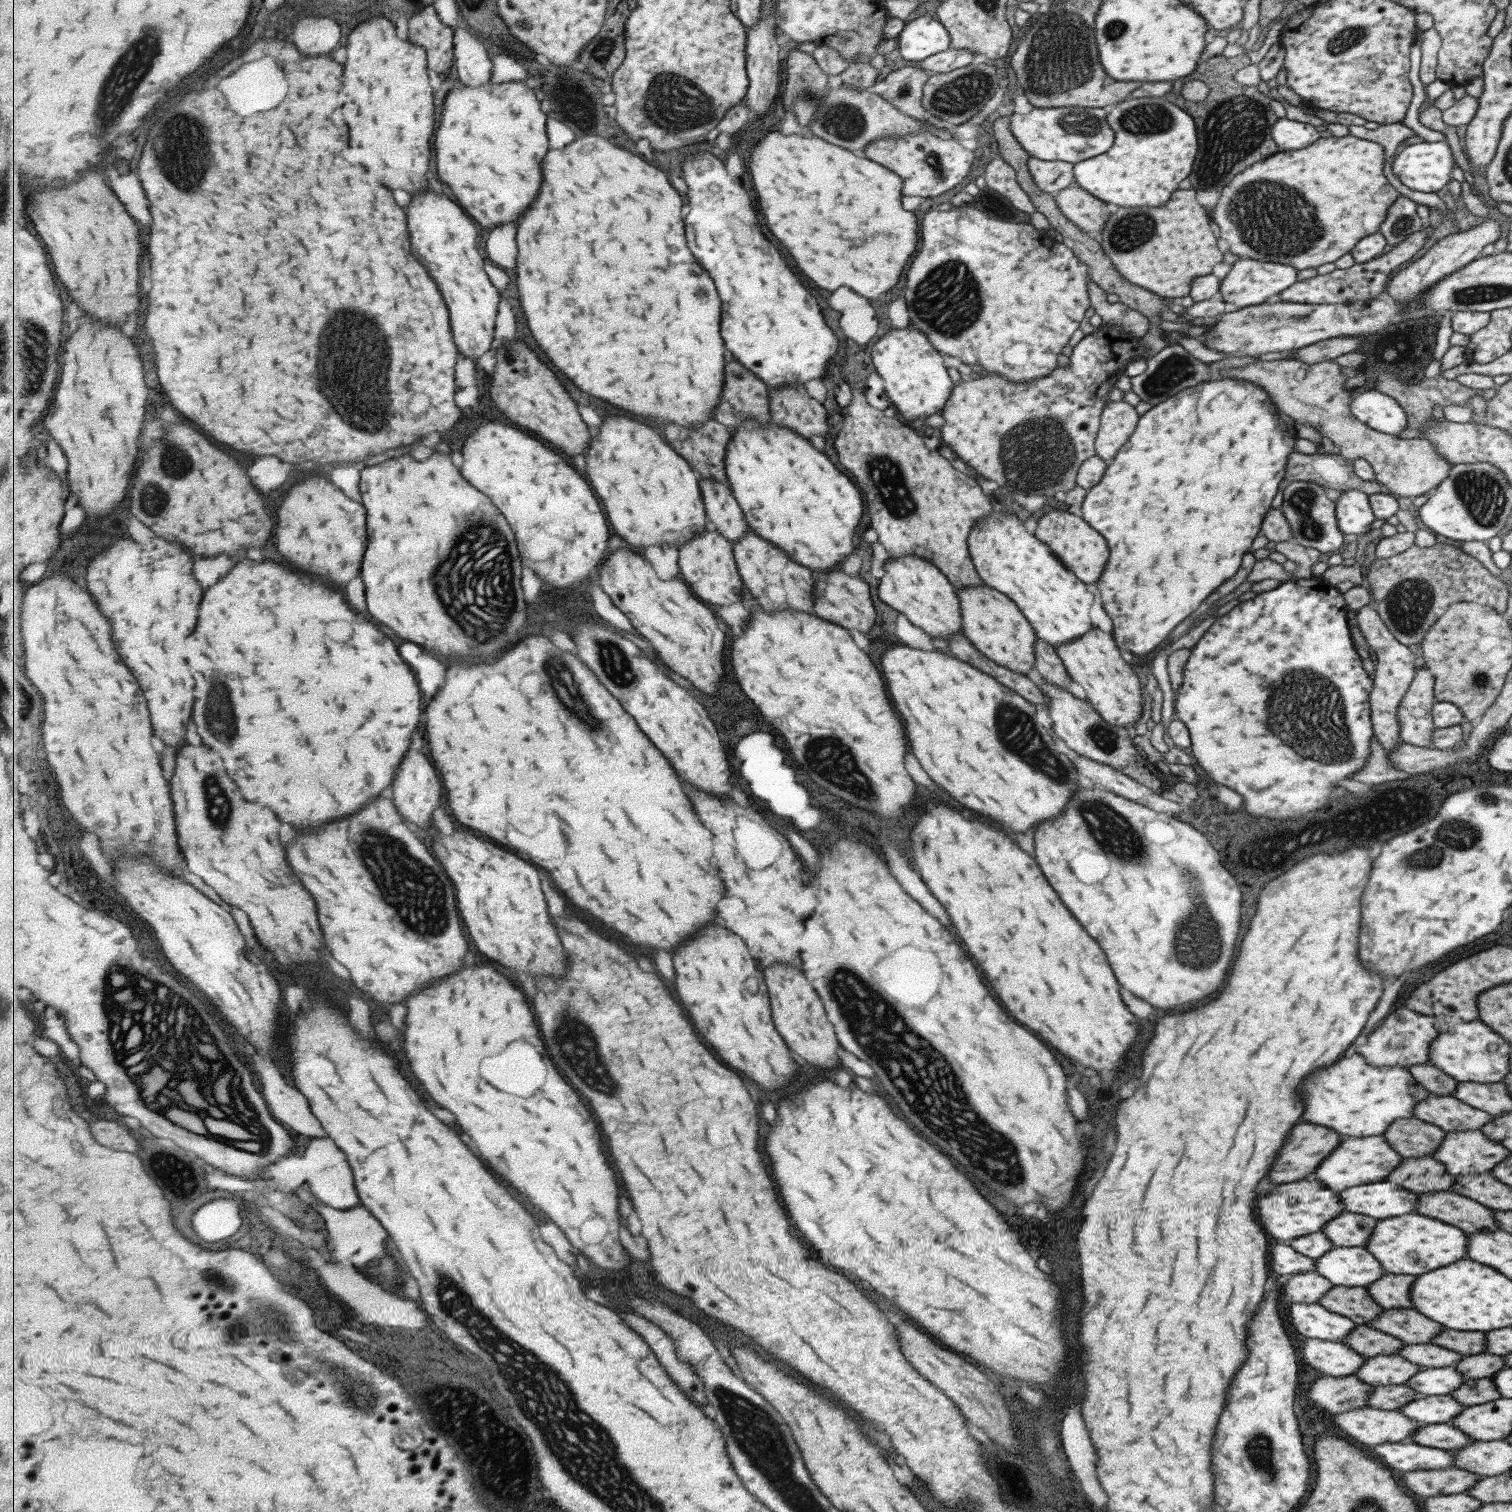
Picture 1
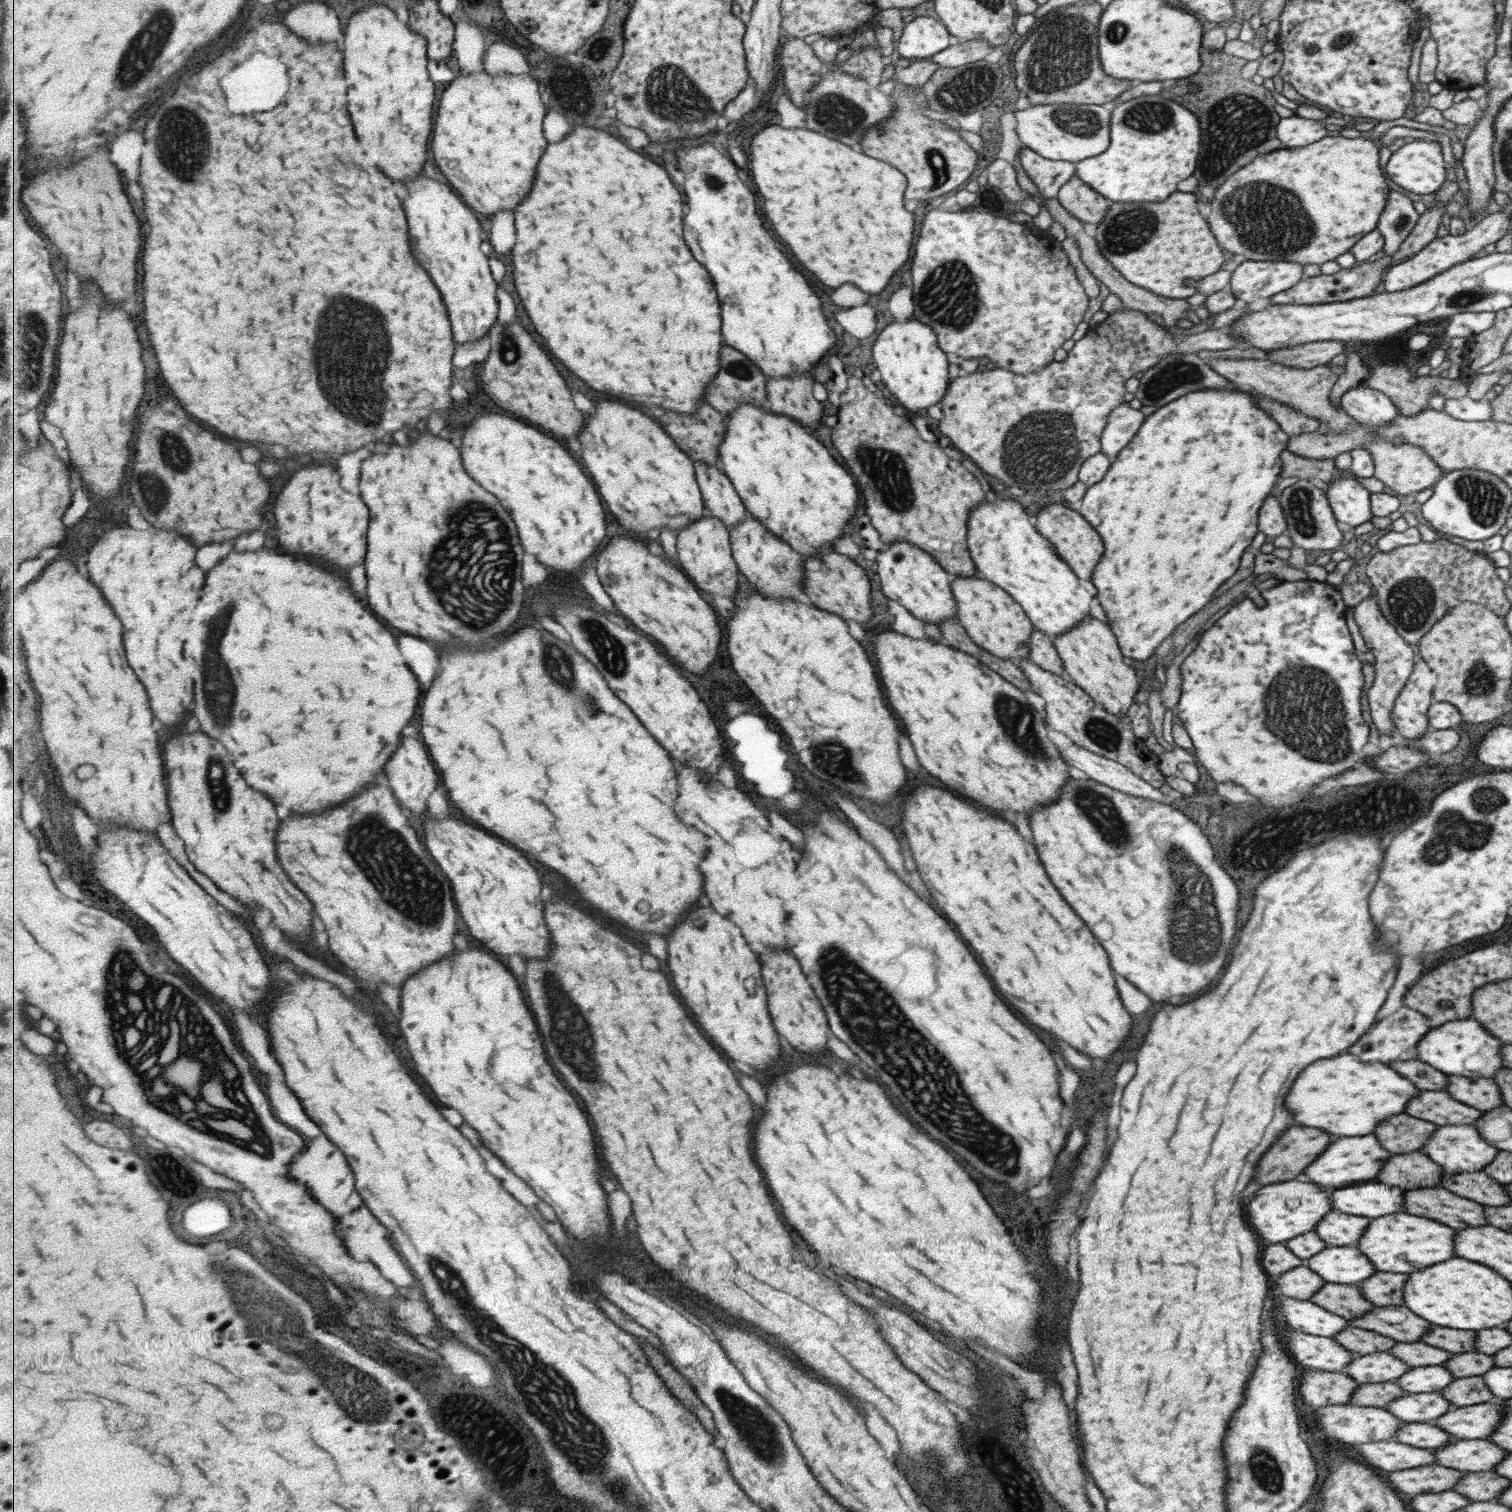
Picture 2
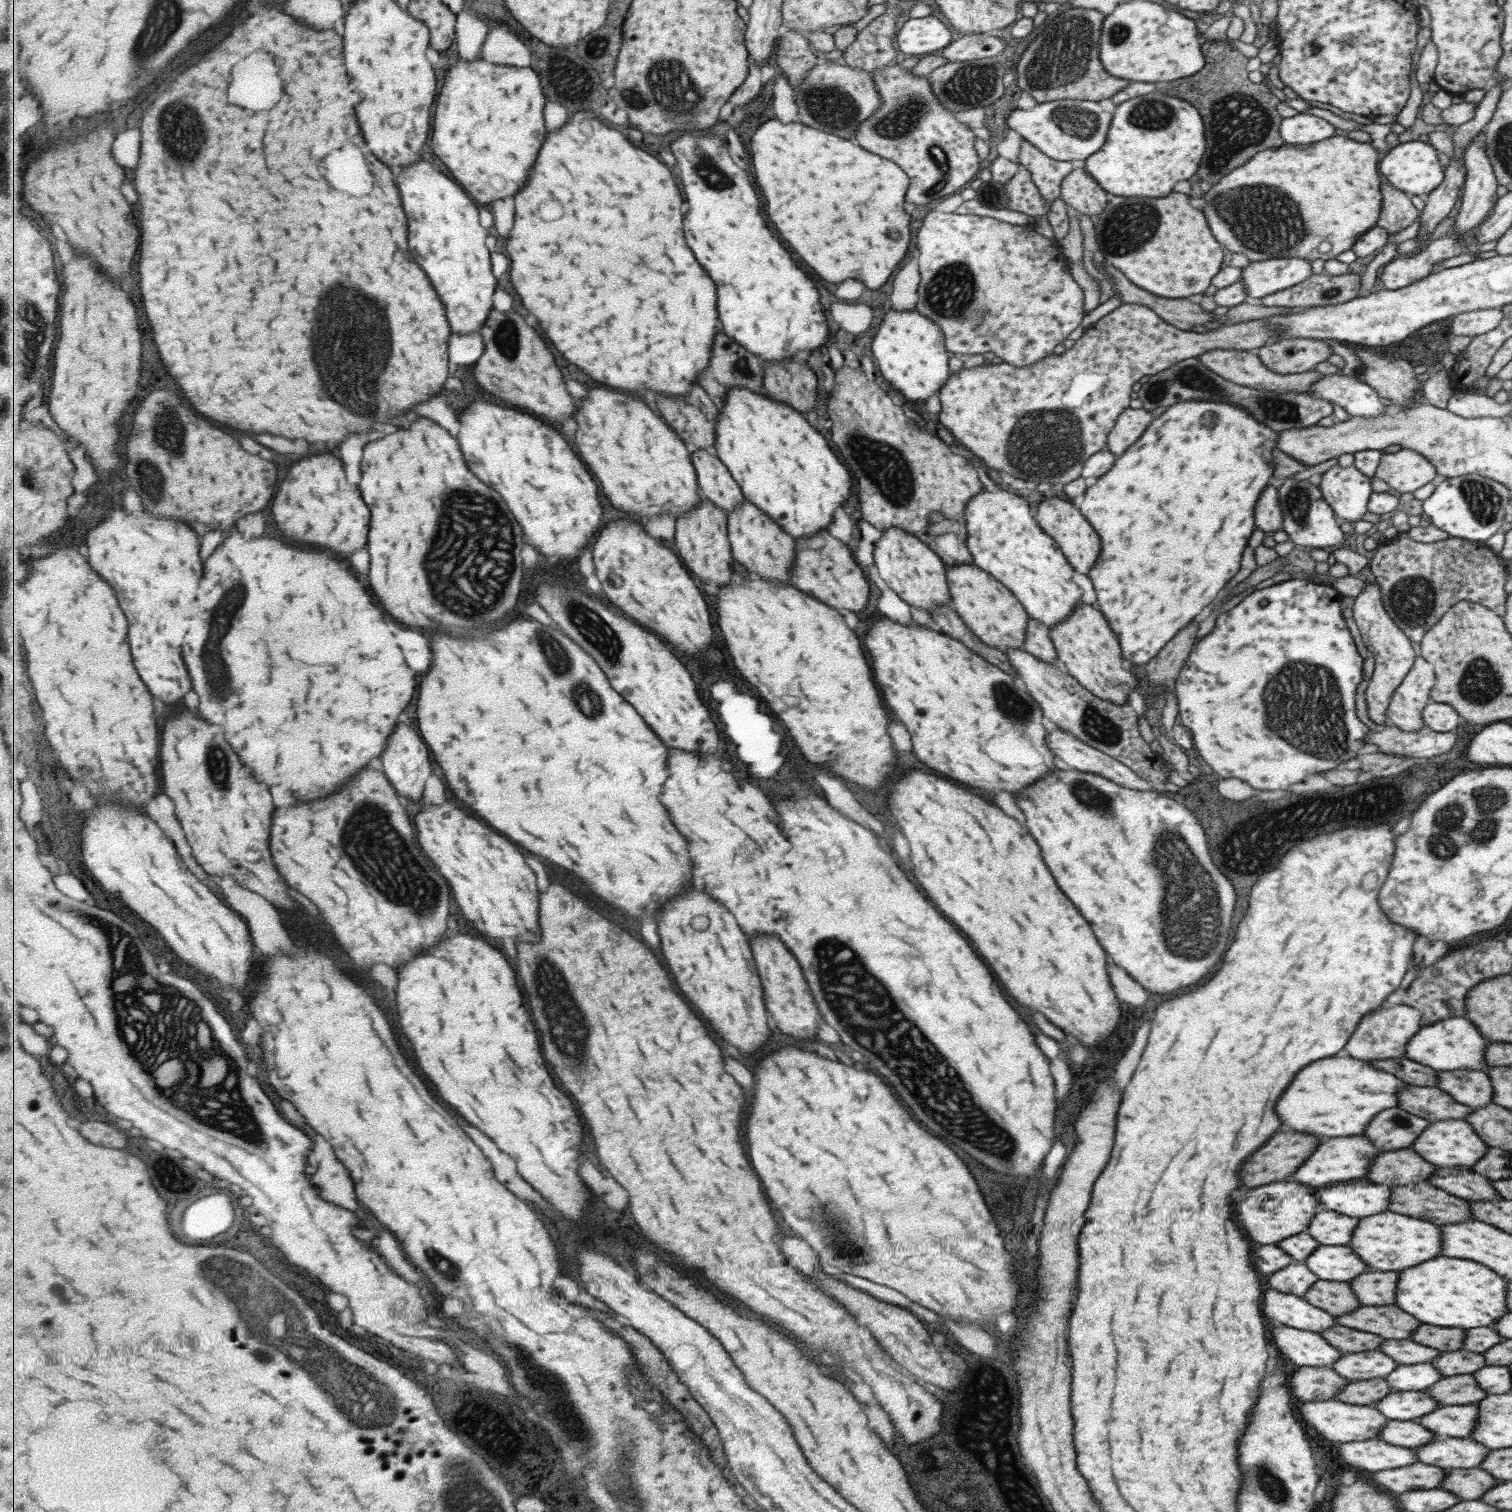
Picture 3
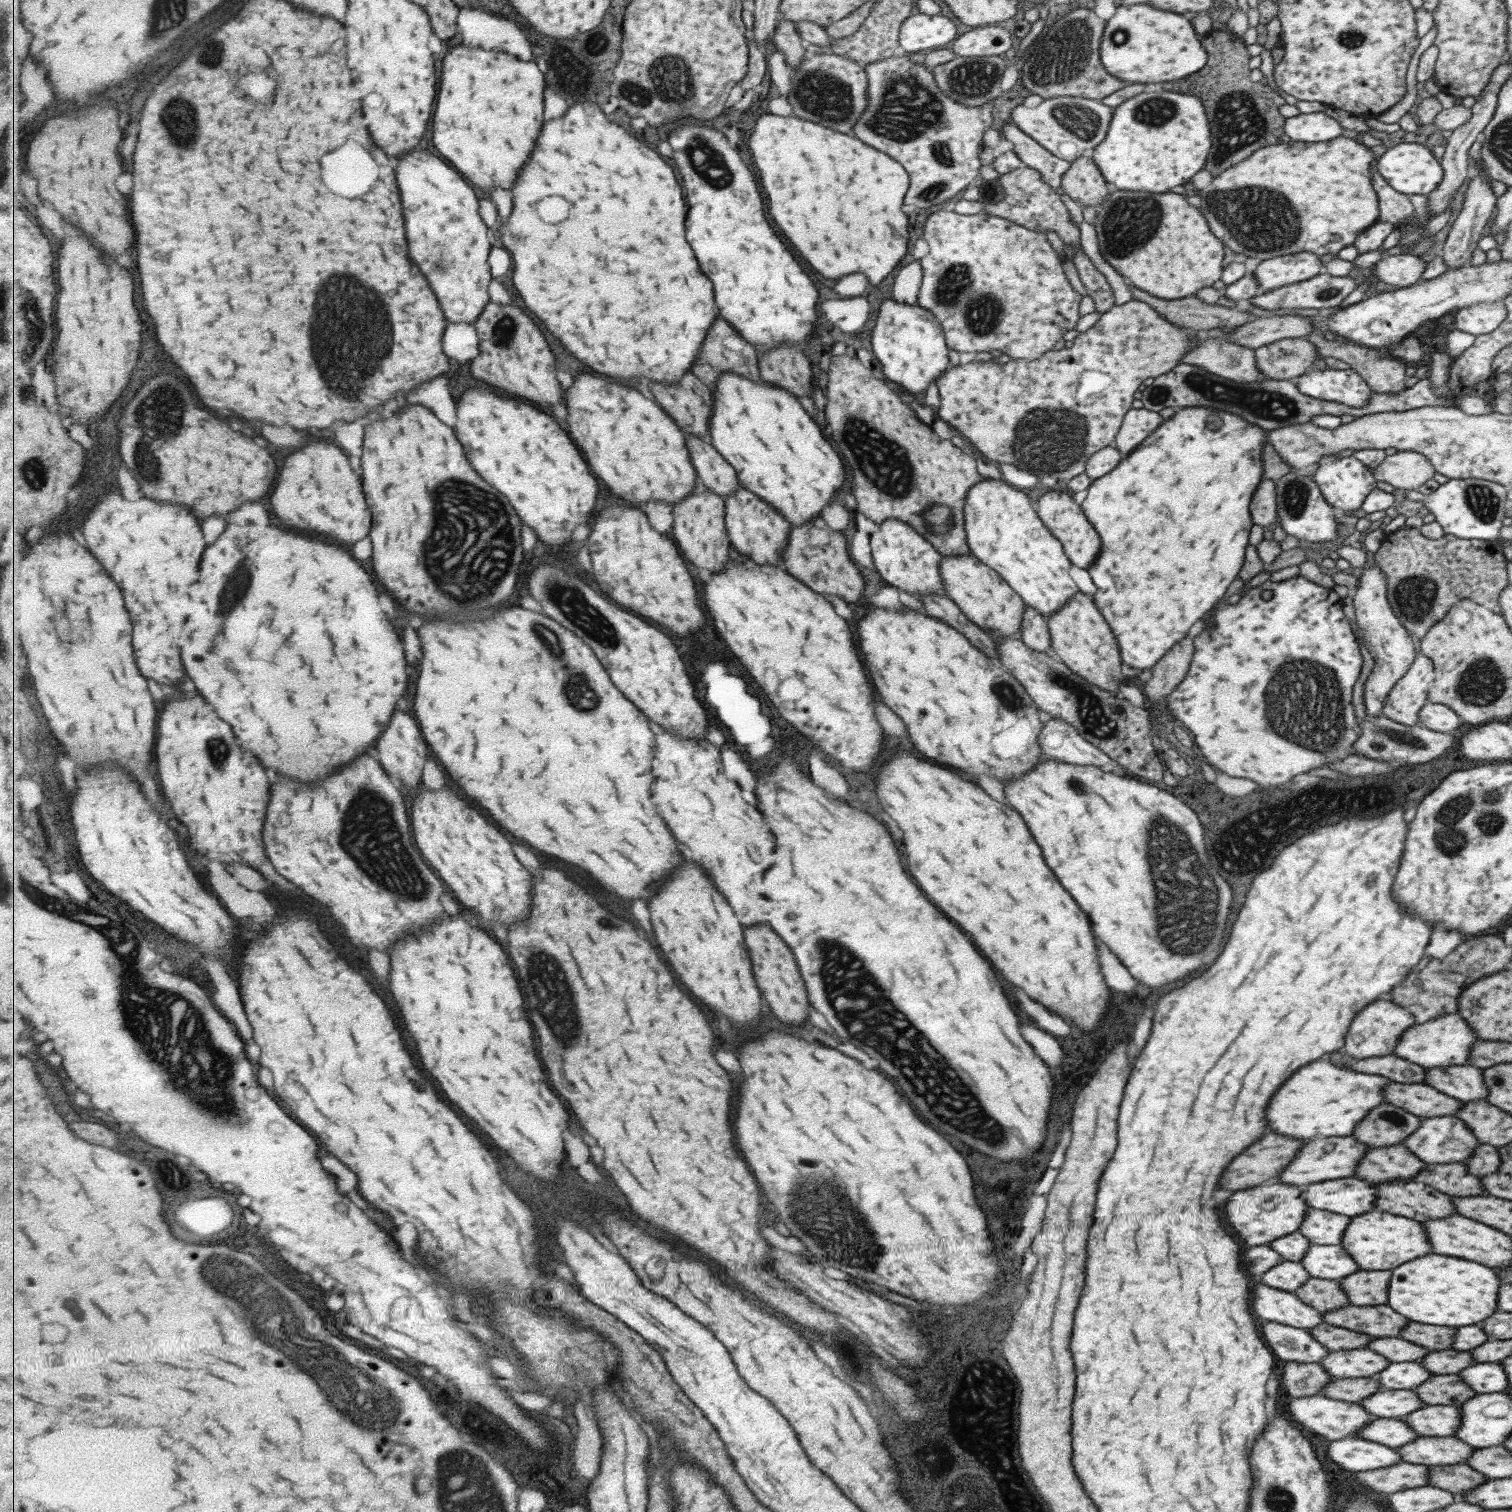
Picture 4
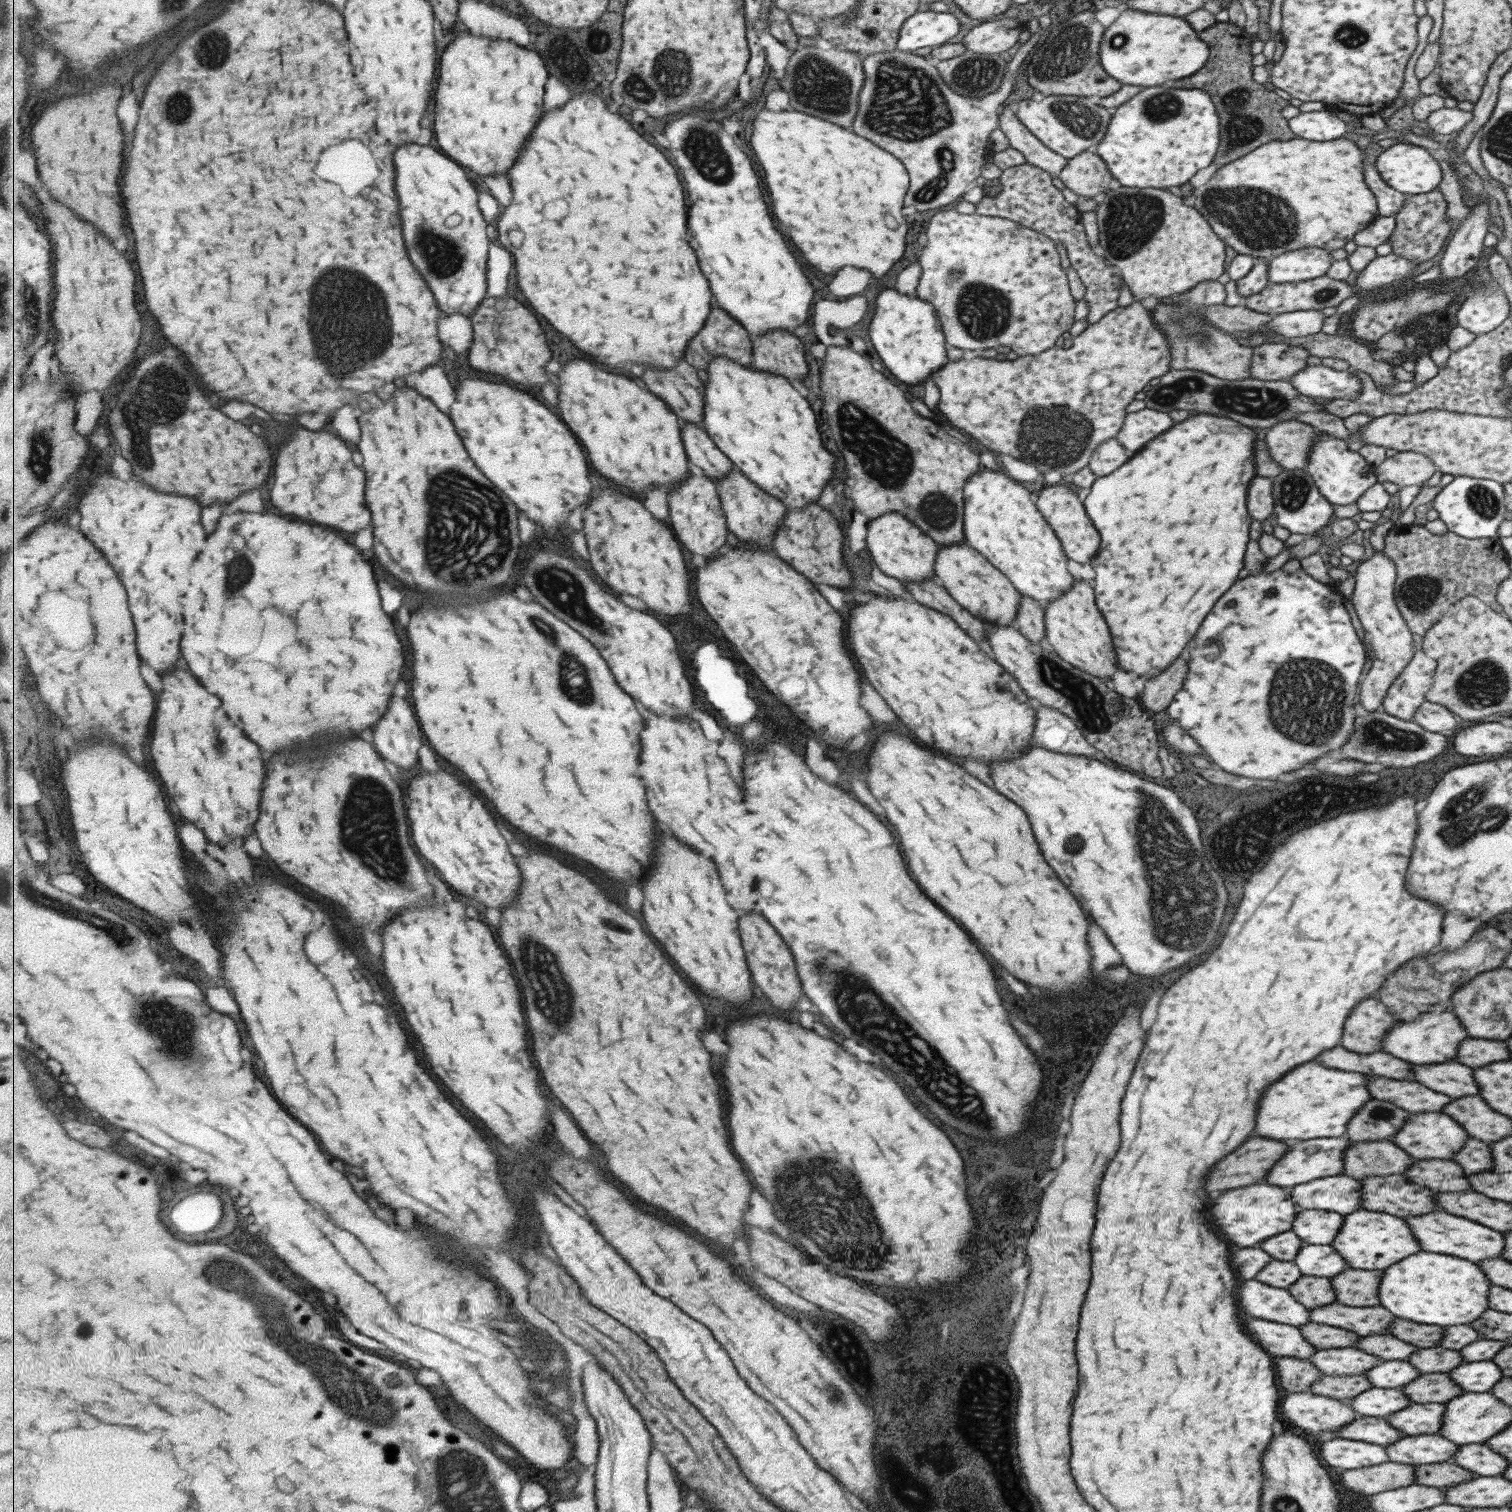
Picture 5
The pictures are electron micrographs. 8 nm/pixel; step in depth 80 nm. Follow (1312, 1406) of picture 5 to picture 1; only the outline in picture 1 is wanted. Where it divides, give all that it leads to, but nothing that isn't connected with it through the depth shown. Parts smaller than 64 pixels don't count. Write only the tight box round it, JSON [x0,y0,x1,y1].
[1333,1406,1421,1447]

